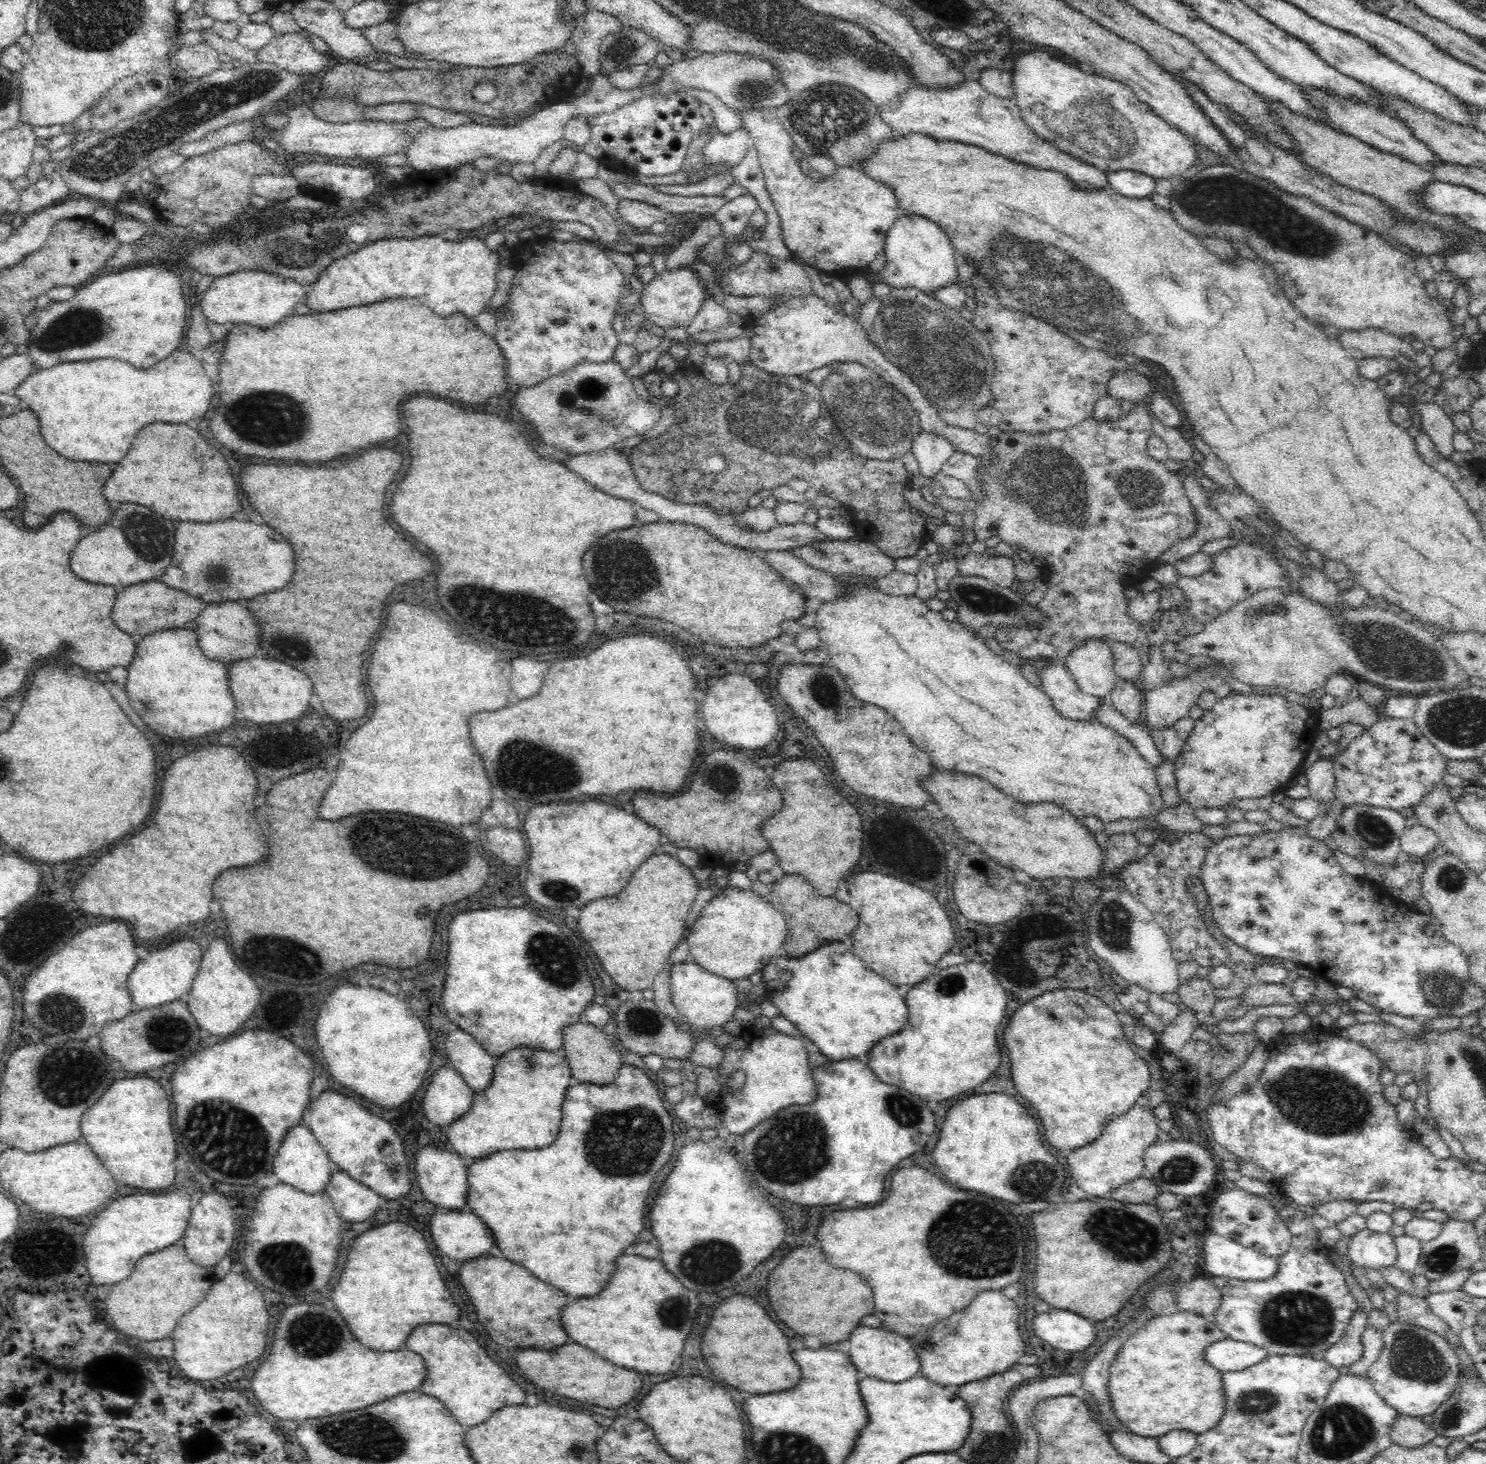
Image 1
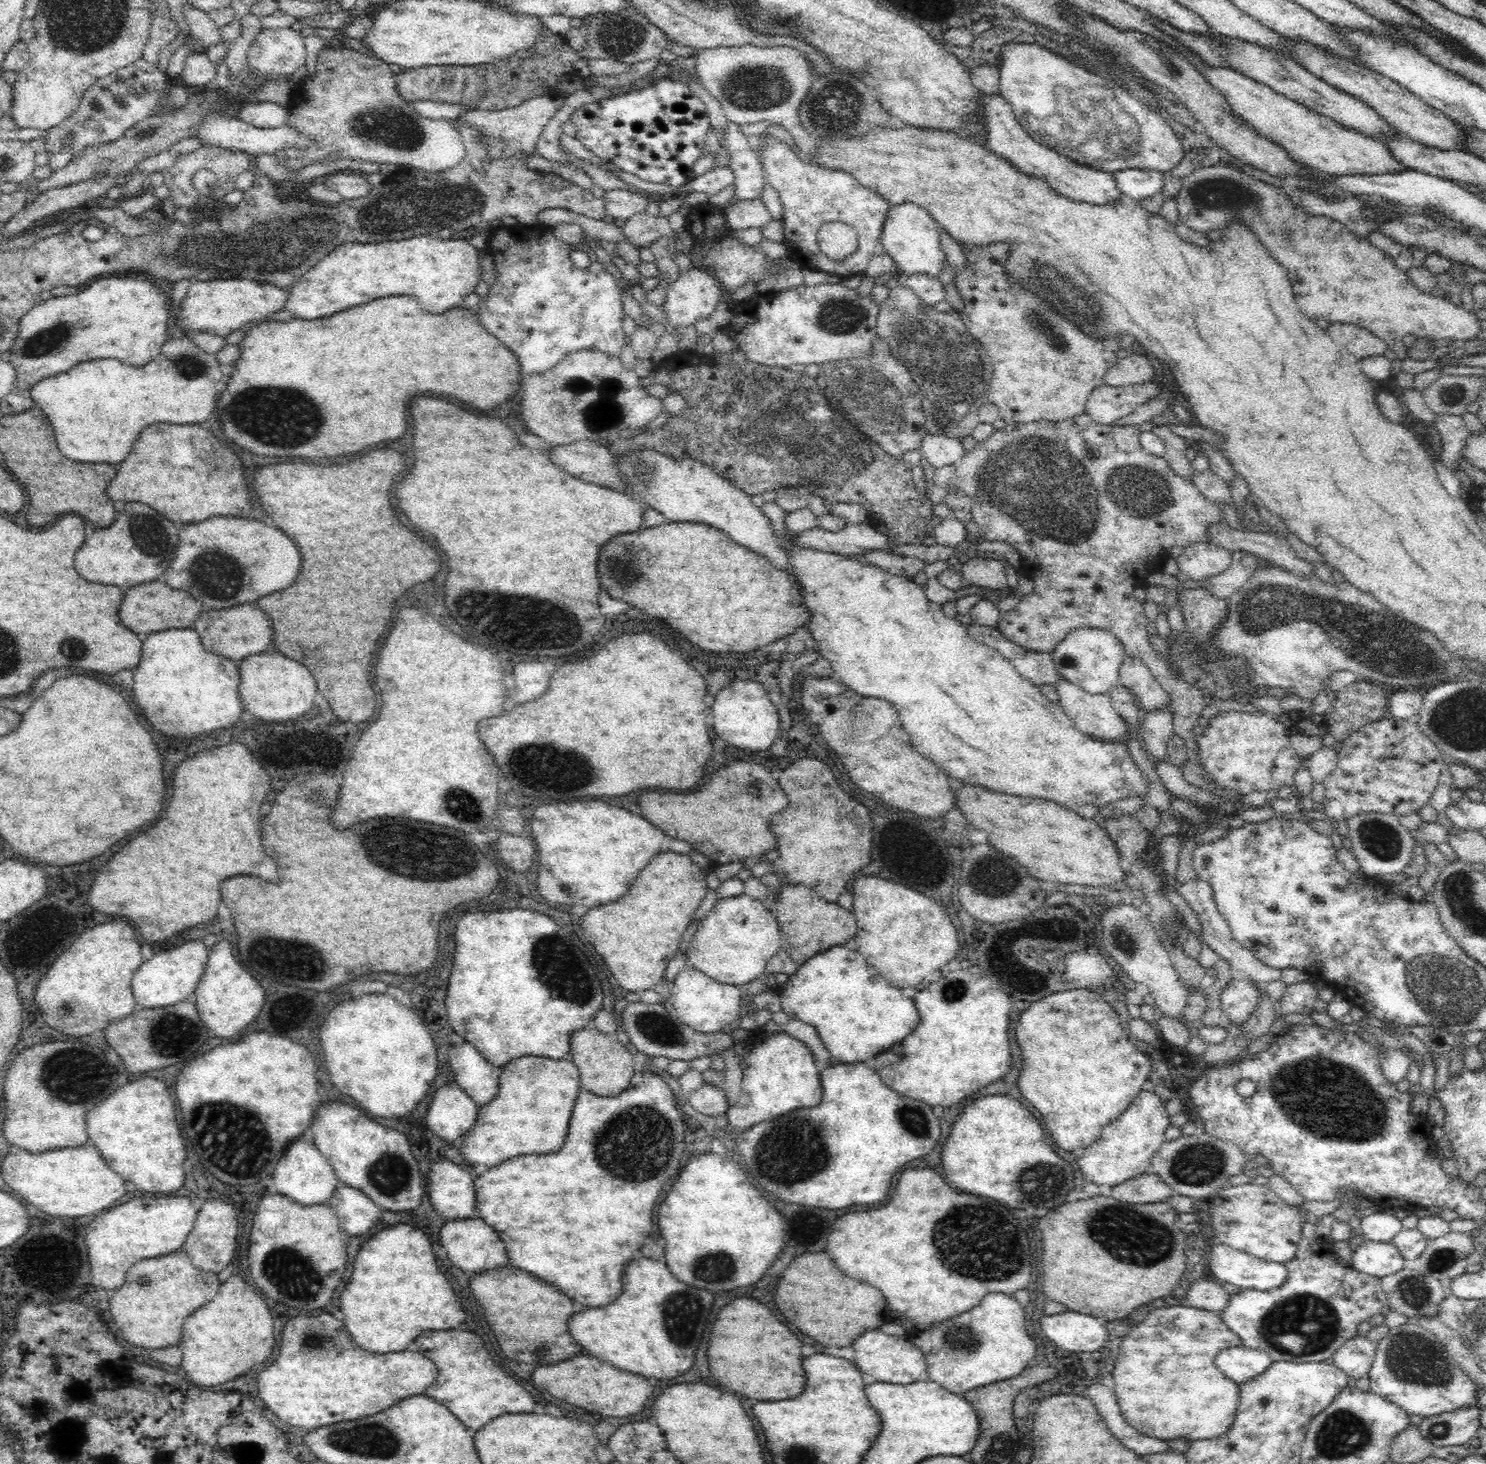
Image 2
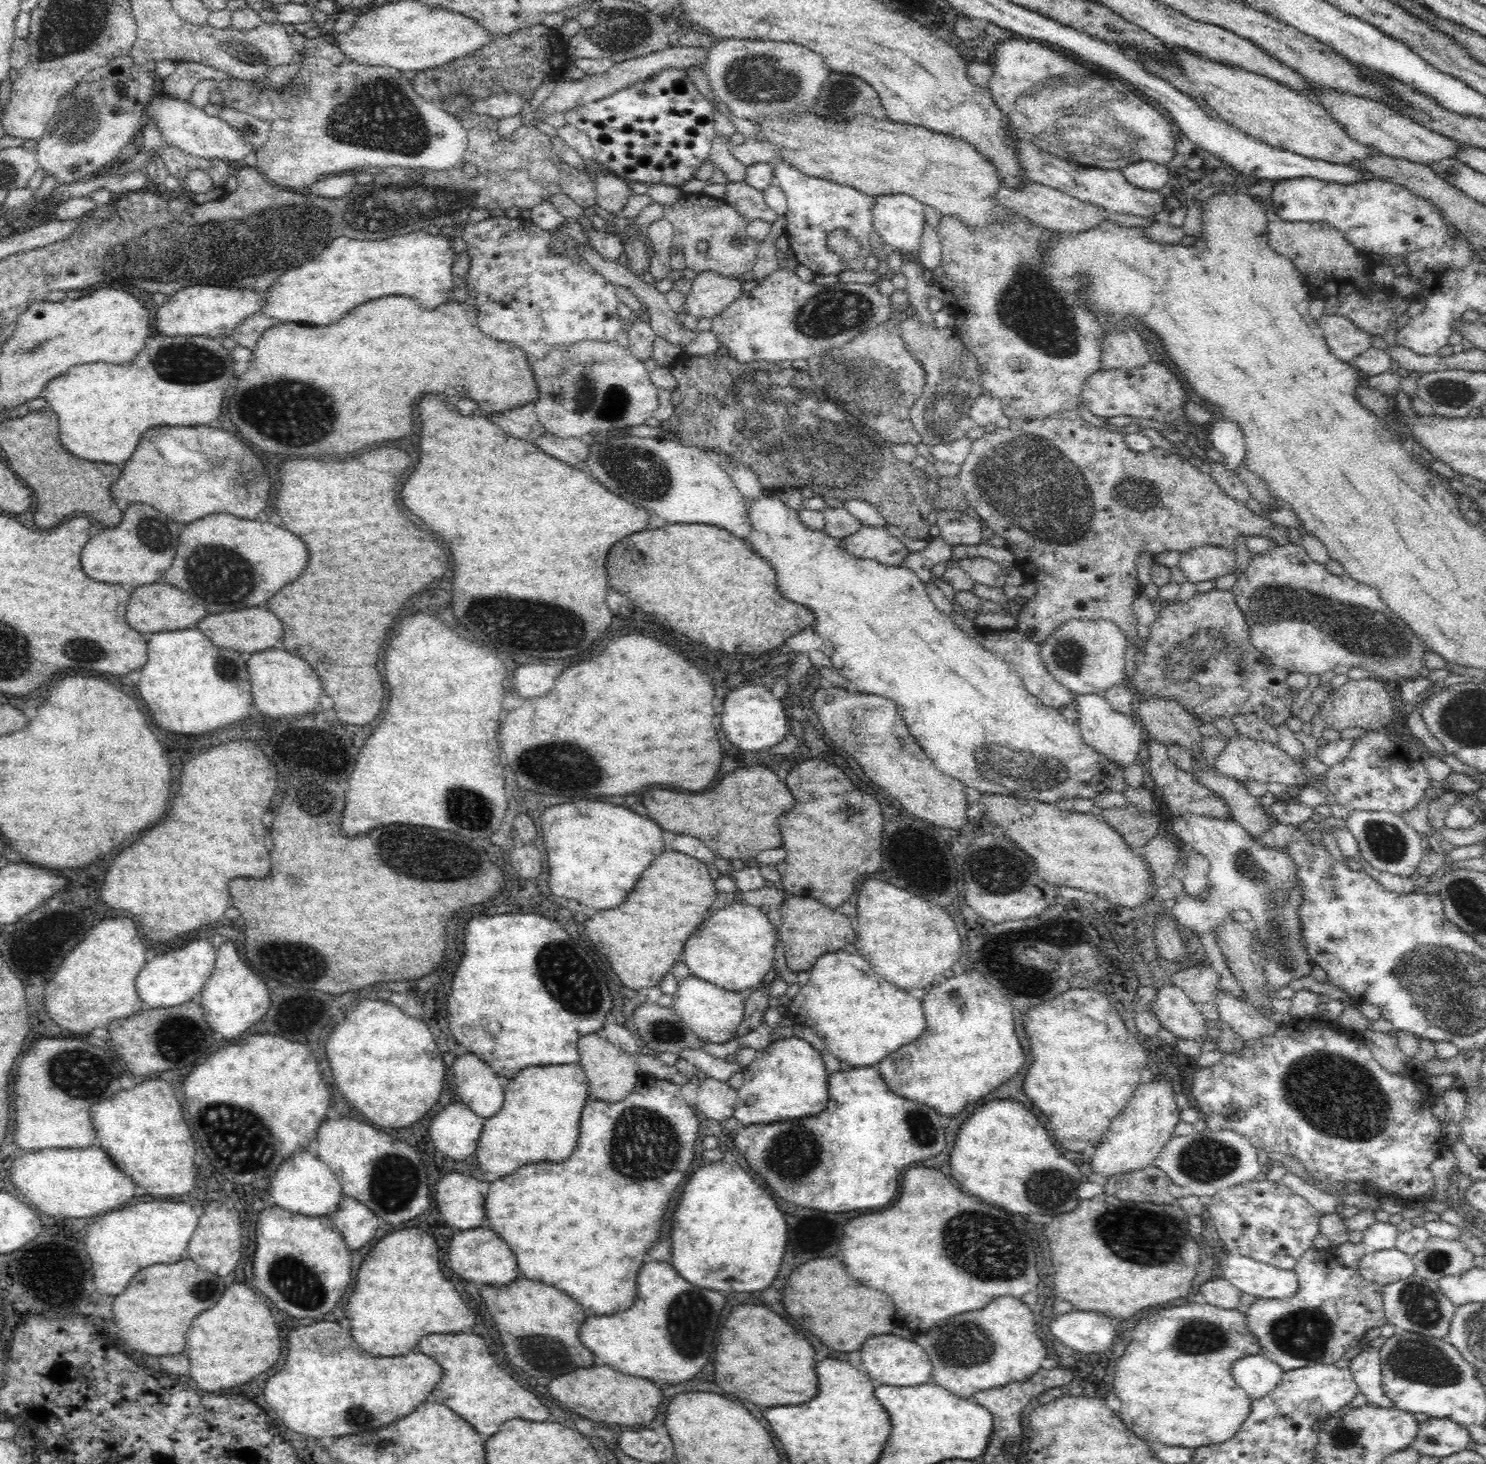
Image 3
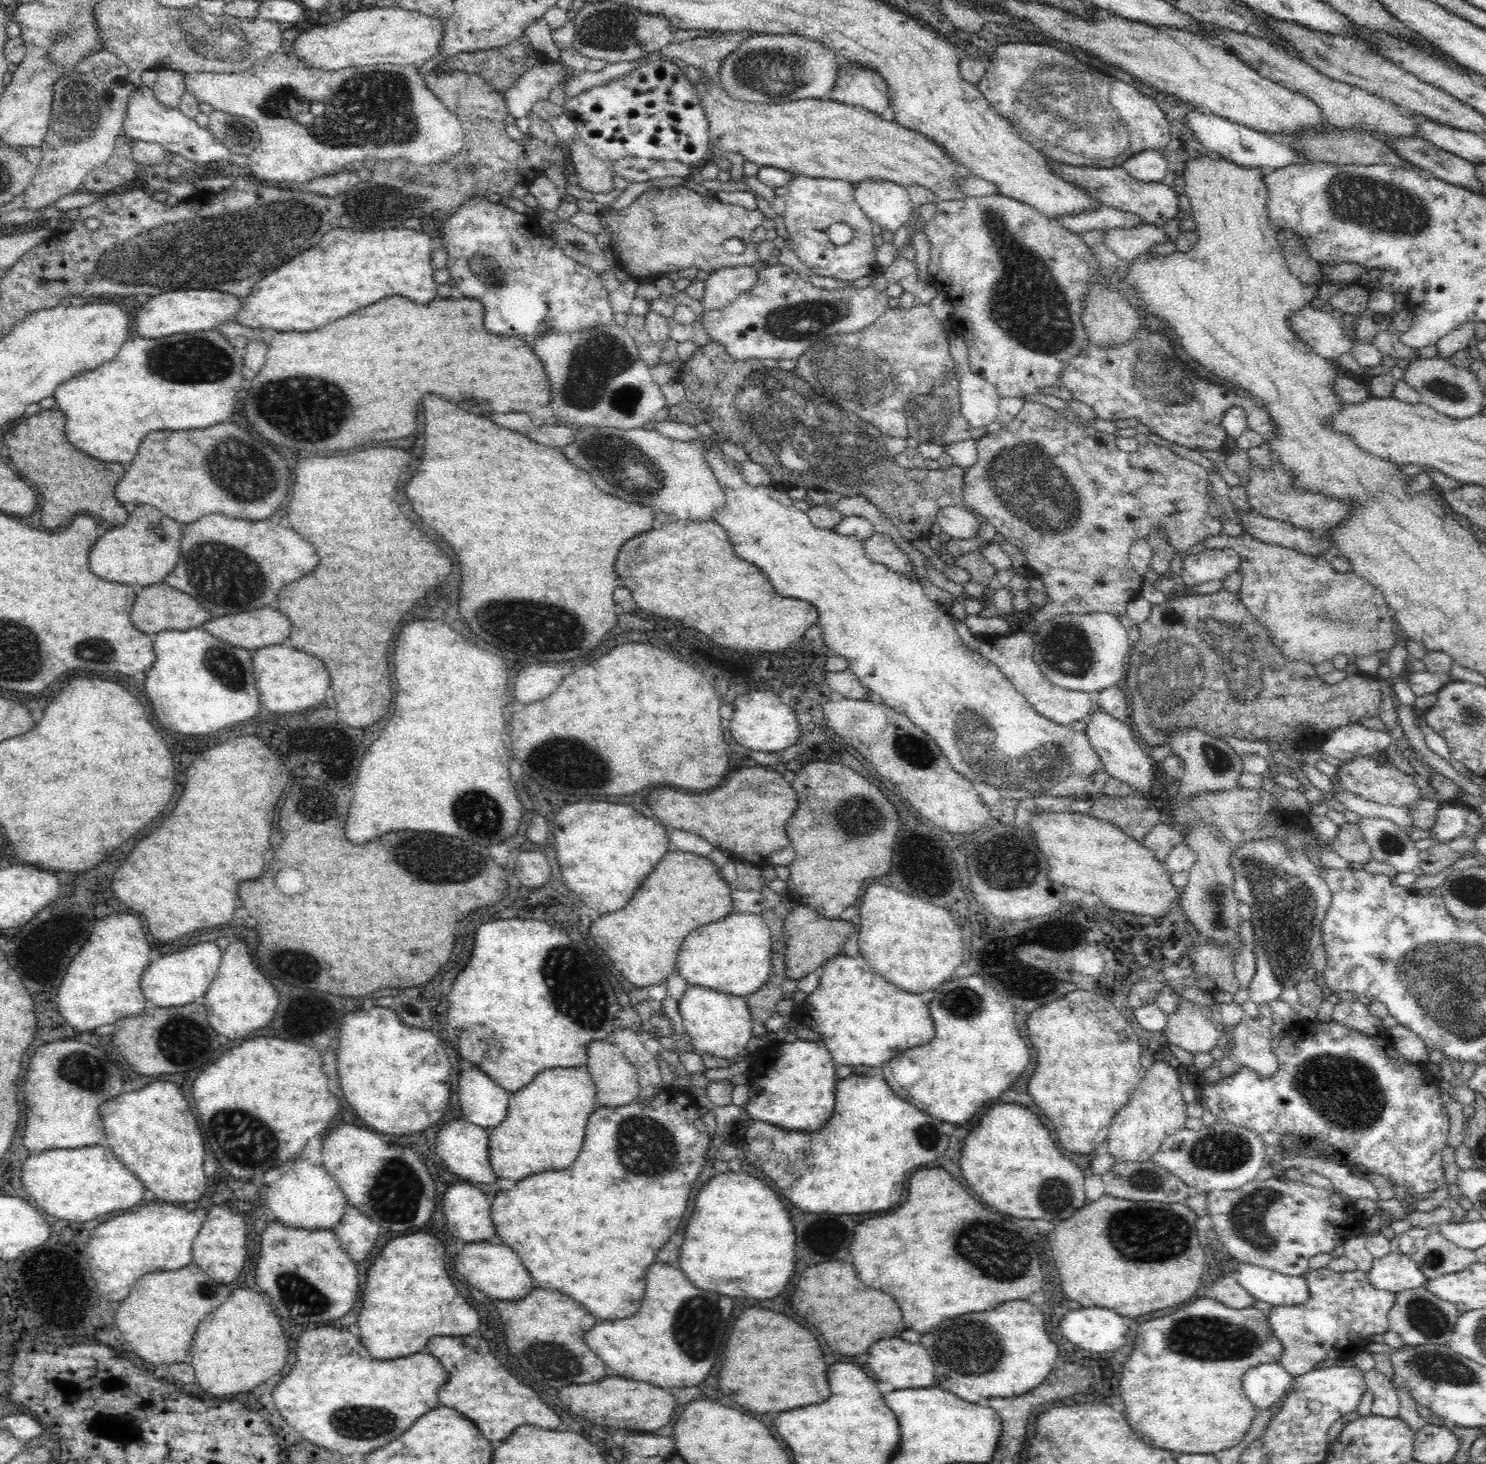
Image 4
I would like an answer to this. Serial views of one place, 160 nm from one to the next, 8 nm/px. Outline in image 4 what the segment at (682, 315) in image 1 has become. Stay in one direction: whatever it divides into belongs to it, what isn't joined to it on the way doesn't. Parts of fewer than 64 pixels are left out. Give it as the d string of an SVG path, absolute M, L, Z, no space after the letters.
M756 266L724 267L710 271L700 296L704 311L720 310L747 292L758 279Z

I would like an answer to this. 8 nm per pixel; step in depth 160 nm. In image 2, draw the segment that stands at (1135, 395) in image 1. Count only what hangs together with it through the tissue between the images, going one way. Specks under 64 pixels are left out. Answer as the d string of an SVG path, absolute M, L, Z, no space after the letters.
M1134 346L1134 353L1128 358L1118 360L1103 378L1103 383L1112 386L1134 386L1156 379L1158 376L1152 374L1154 368L1150 368L1149 356L1142 353Z

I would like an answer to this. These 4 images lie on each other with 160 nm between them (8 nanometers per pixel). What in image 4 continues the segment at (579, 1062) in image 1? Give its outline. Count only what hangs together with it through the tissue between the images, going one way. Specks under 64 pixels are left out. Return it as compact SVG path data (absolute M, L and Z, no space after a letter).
M609 1036L602 1040L590 1040L586 1048L586 1070L596 1087L596 1102L601 1106L624 1106L630 1104L639 1092L637 1068L618 1050Z

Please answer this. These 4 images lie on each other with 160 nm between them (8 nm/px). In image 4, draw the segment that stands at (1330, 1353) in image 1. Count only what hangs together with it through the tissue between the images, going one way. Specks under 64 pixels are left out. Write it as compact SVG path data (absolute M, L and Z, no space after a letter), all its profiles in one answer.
M1371 1368L1363 1372L1367 1392L1372 1392L1371 1413L1384 1418L1399 1416L1399 1398L1397 1388L1391 1380L1379 1370Z

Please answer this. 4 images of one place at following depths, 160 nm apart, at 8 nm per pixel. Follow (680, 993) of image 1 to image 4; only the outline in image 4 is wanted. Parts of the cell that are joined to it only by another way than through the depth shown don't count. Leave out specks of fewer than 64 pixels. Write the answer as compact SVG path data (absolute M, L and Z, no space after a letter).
M687 984L678 1010L685 1032L691 1037L695 1050L708 1052L718 1060L740 1057L752 1034L752 1015L745 997L718 992L712 988Z

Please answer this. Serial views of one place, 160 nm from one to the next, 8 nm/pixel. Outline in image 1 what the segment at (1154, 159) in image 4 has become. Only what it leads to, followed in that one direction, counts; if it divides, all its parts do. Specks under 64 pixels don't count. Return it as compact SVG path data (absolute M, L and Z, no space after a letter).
M1135 170L1104 172L1109 188L1130 198L1149 198L1154 193L1156 179Z

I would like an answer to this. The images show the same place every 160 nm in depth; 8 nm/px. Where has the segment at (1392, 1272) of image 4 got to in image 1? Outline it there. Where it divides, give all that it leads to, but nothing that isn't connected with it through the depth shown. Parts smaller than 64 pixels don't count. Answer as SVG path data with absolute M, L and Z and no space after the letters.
M1365 1227L1350 1238L1348 1257L1352 1263L1378 1271L1395 1265L1397 1249L1389 1233L1374 1232Z

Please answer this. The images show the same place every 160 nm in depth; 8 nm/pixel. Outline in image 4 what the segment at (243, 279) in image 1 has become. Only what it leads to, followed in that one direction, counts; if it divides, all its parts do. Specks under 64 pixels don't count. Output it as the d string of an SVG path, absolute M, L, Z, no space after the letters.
M212 289L170 291L150 297L148 302L142 304L136 312L136 334L148 339L158 339L178 333L217 330L218 325L234 321L241 308L241 297L229 292Z

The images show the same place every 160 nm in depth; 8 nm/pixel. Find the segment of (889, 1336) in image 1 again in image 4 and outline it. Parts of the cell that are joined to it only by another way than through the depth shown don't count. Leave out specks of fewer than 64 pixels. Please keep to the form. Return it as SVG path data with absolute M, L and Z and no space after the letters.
M890 1338L890 1340L878 1340L868 1348L870 1358L868 1366L874 1372L878 1381L887 1381L894 1389L927 1388L935 1385L935 1368L926 1348L921 1344L910 1344L902 1338Z

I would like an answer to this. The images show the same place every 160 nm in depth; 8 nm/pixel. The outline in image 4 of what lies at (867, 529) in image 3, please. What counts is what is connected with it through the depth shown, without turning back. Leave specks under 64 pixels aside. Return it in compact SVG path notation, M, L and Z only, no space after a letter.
M874 532L862 541L864 554L874 563L884 564L894 572L901 572L910 578L916 579L912 564L907 554L887 535Z

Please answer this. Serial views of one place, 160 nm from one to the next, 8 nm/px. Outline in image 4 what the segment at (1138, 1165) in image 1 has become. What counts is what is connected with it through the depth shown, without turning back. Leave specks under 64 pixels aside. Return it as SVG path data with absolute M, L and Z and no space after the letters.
M1153 1062L1144 1069L1143 1079L1130 1097L1130 1102L1124 1104L1124 1108L1112 1120L1108 1140L1105 1140L1110 1157L1117 1161L1146 1162L1158 1152L1168 1136L1184 1128L1187 1104L1182 1099L1181 1088L1176 1065L1173 1063Z

